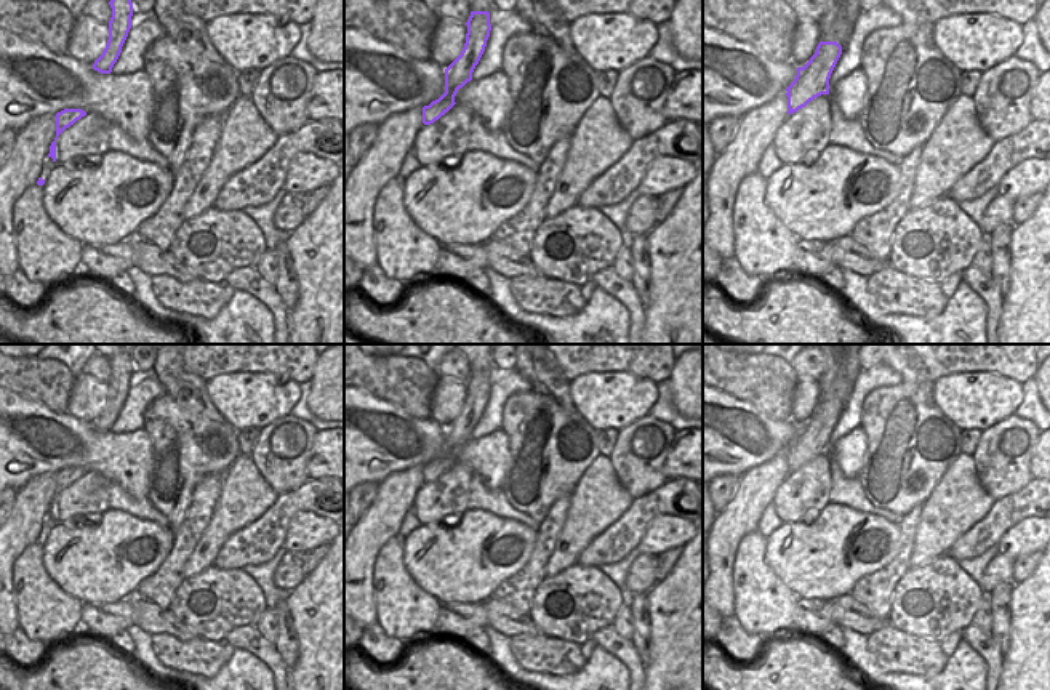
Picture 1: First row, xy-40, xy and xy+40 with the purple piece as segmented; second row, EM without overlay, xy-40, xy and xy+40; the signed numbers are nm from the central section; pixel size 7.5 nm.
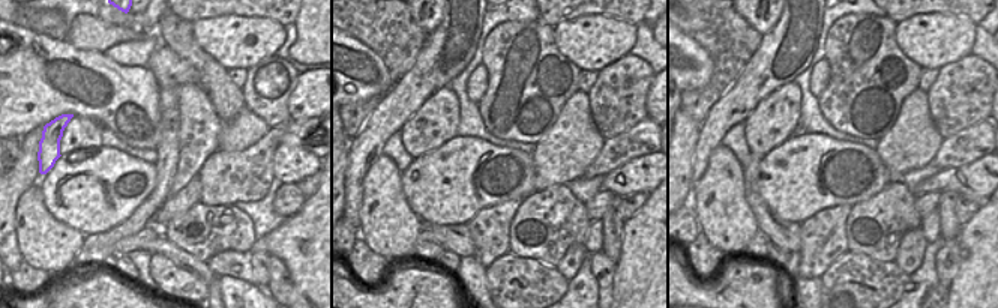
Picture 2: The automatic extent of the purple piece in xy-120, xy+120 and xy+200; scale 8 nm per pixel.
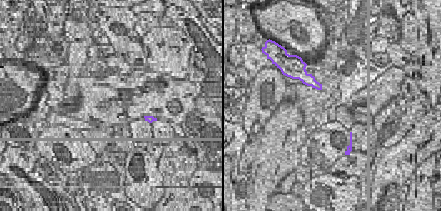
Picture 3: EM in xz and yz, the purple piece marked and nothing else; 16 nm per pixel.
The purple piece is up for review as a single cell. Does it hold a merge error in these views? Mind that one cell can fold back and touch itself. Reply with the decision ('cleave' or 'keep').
cleave

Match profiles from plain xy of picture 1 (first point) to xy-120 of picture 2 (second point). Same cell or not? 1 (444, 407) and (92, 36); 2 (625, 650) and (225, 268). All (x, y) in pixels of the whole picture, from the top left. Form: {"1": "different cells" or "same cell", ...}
{"1": "same cell", "2": "same cell"}

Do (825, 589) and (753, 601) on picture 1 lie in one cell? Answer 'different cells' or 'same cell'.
different cells

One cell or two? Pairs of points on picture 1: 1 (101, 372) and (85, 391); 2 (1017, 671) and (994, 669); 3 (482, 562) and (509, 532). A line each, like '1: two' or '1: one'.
1: two
2: two
3: one

